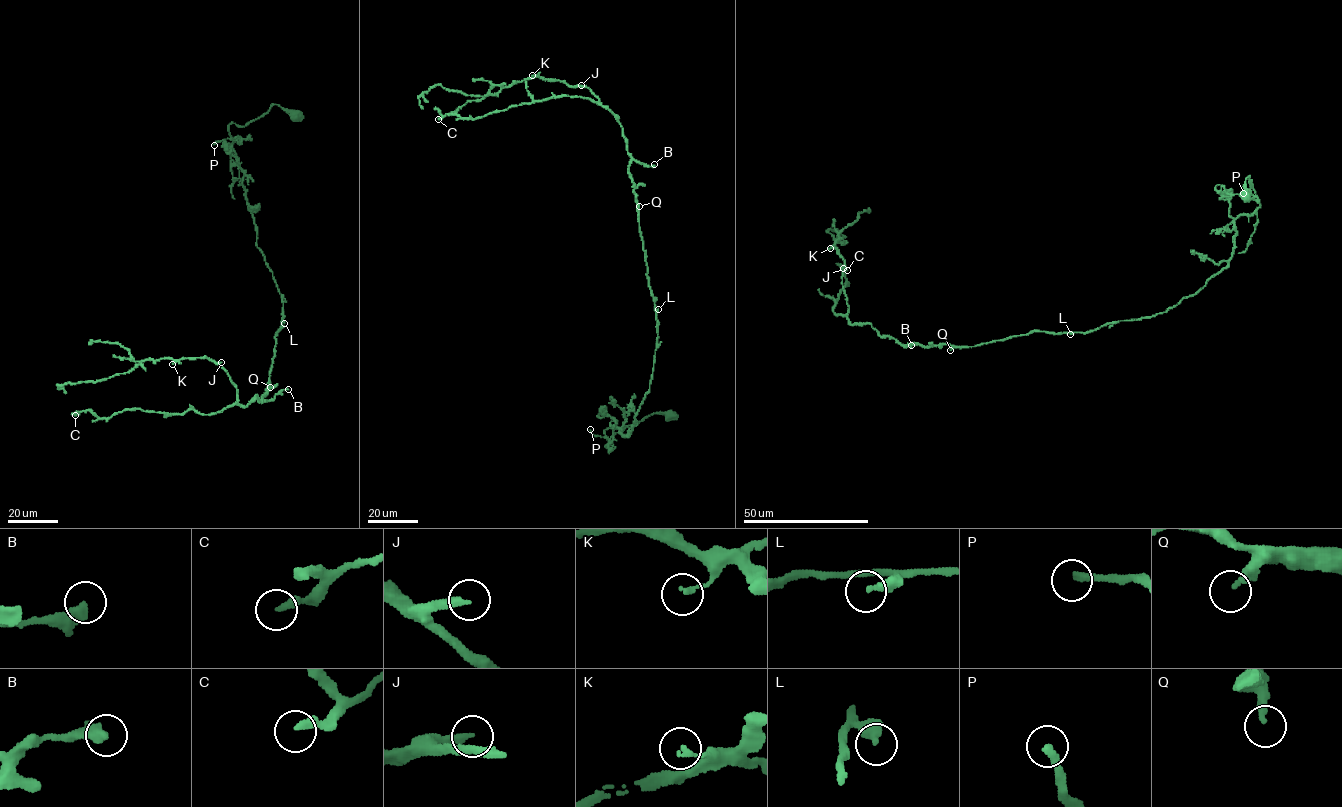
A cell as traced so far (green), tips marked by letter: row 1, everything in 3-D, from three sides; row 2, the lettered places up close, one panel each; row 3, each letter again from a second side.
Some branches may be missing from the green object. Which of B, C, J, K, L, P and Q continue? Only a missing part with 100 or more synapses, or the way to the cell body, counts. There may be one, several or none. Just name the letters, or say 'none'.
none

